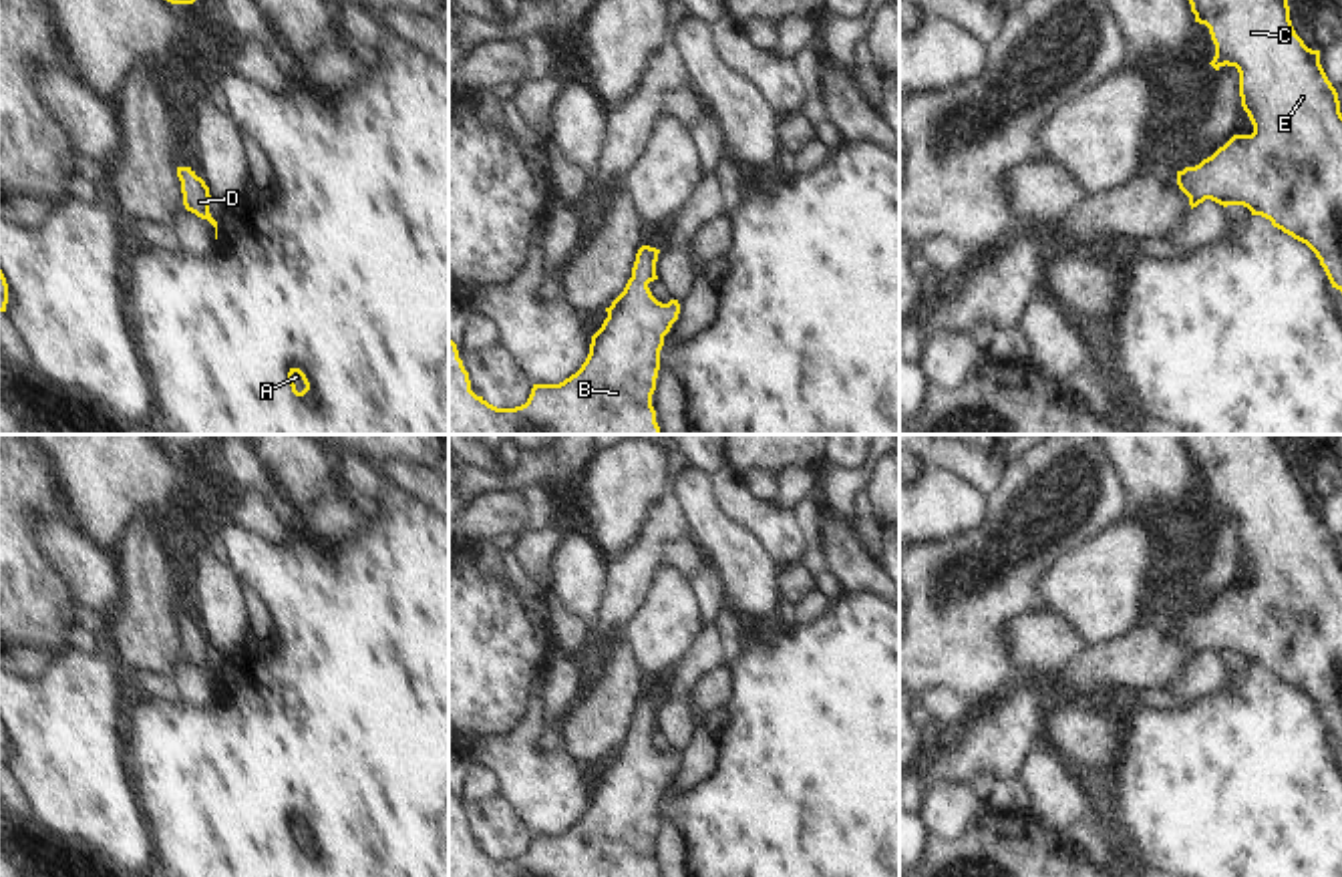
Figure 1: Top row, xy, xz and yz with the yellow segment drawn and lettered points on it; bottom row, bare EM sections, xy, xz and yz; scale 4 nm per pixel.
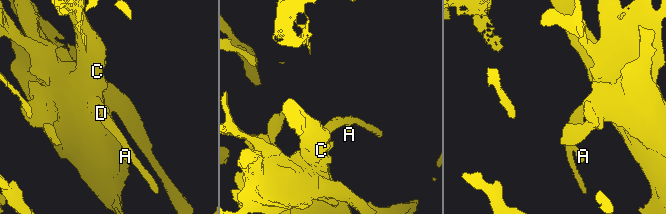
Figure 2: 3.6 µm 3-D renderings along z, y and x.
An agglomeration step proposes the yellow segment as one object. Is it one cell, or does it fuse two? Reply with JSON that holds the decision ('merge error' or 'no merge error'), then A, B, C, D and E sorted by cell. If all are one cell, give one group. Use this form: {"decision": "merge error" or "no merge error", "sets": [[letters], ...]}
{"decision": "no merge error", "sets": [["A", "B", "C", "D", "E"]]}

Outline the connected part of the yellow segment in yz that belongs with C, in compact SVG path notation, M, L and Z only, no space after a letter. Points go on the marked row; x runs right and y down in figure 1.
M1189 0L1195 22L1209 28L1215 70L1235 66L1239 72L1241 107L1253 133L1233 135L1211 157L1177 171L1177 185L1189 197L1191 209L1211 199L1223 207L1243 205L1274 227L1306 243L1324 268L1332 288L1342 292L1342 113L1338 93L1328 80L1320 50L1312 50L1296 34L1288 0Z

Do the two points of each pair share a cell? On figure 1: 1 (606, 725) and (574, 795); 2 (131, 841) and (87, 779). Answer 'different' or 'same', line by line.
1: different
2: same

